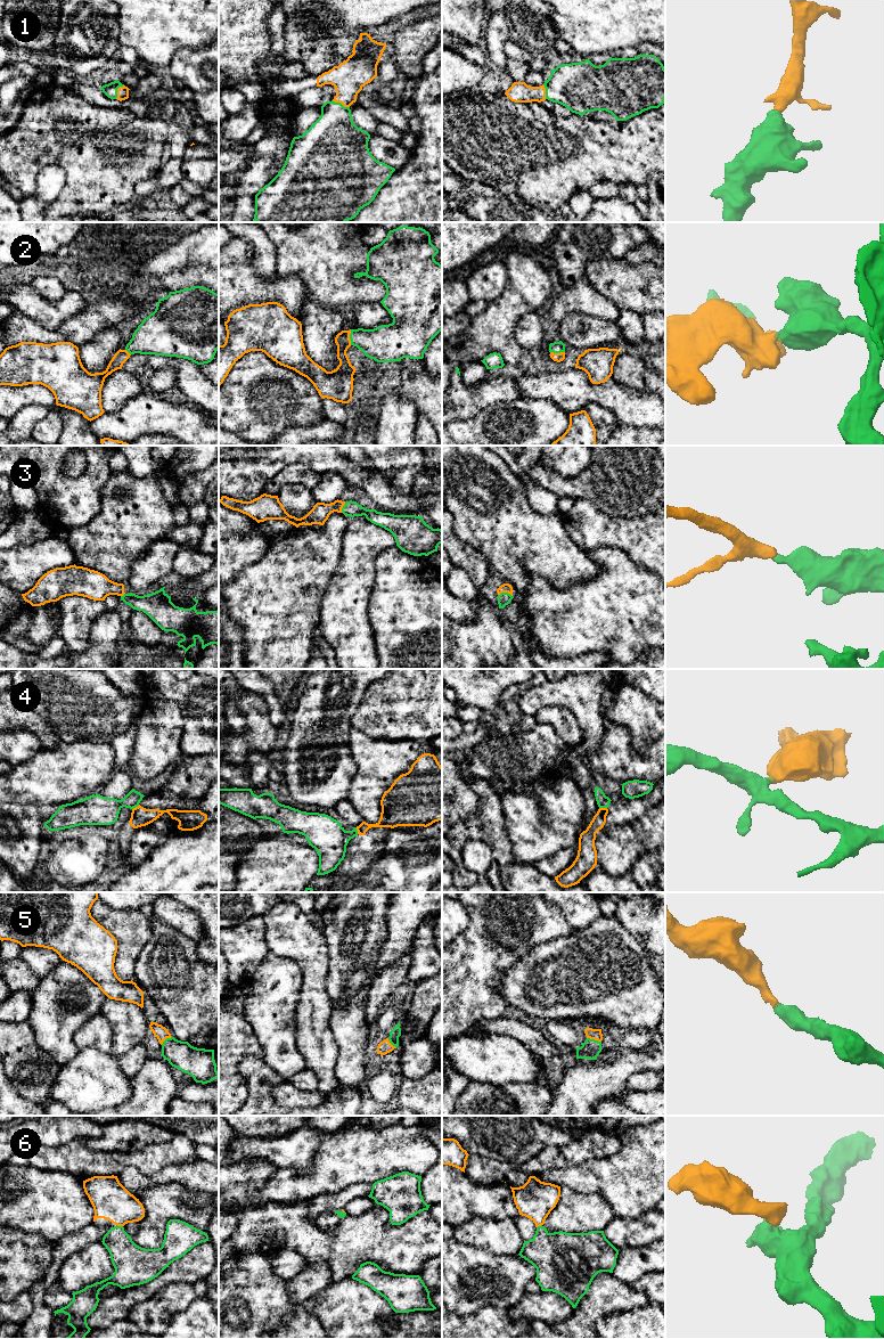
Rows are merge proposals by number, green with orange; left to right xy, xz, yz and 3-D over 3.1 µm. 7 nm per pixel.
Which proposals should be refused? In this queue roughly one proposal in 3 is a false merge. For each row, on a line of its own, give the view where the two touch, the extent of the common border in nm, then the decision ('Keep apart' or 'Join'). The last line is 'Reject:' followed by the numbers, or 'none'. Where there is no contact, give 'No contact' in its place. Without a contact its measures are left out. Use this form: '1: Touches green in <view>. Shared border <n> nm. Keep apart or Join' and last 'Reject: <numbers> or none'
1: Touches green in xz. Shared border 140 nm. Join
2: Touches green in xz. Shared border 110 nm. Join
3: Touches green in yz. Shared border 110 nm. Join
4: Touches green in yz. Shared border 60 nm. Keep apart
5: Touches green in yz. Shared border 110 nm. Join
6: Touches green in xy. Shared border 40 nm. Join
Reject: 4

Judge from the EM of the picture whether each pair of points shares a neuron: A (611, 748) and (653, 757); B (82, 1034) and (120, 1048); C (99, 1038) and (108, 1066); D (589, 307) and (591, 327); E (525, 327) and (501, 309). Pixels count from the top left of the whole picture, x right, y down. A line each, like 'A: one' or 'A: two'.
A: one
B: two
C: two
D: two
E: two

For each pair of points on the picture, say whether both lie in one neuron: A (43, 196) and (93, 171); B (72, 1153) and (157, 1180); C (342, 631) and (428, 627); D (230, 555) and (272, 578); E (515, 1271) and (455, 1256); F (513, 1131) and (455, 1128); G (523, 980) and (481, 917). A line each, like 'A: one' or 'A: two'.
A: two
B: two
C: two
D: two
E: one
F: one
G: two

